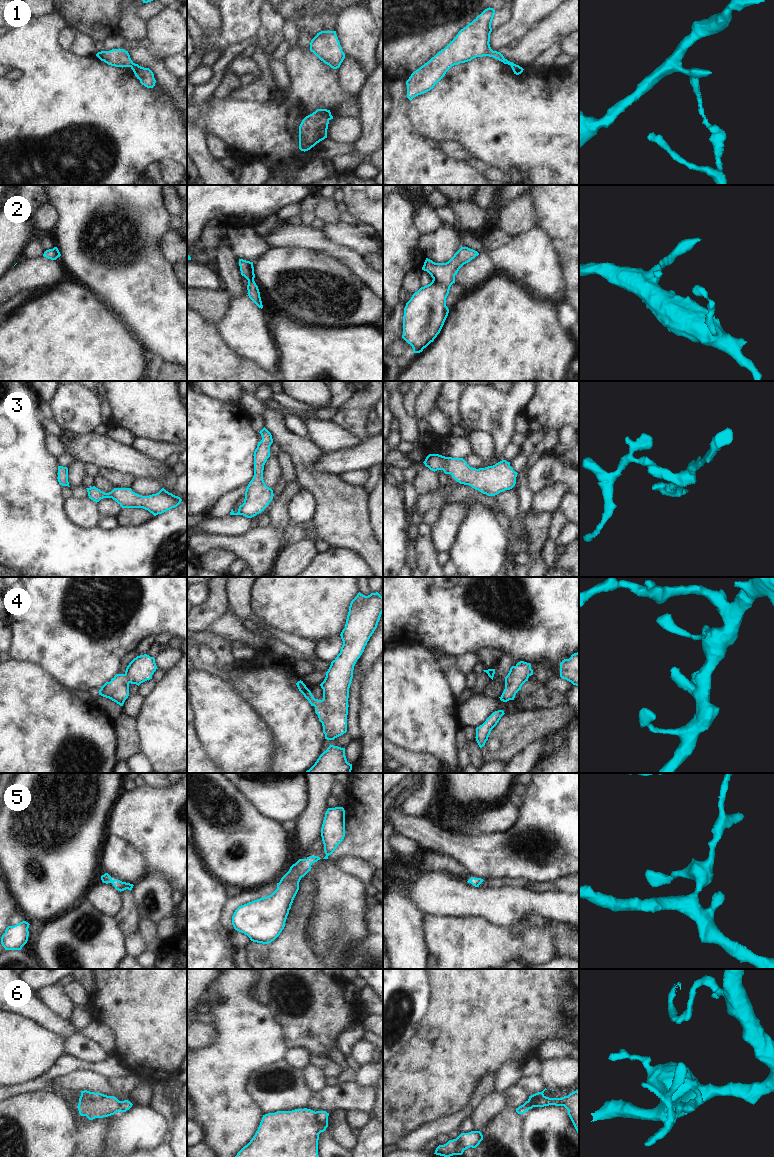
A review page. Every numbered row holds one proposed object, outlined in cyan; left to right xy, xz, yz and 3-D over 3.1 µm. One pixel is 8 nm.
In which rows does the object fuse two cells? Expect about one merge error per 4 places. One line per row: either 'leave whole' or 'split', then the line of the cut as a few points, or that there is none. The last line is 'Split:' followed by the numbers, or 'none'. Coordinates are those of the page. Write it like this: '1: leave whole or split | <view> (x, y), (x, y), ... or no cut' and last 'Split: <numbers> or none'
1: split | xy (134, 63), (131, 67)
2: leave whole | no cut
3: leave whole | no cut
4: leave whole | no cut
5: leave whole | no cut
6: split | xz (315, 1112), (315, 1121), (319, 1125), (319, 1133)
Split: 1, 6

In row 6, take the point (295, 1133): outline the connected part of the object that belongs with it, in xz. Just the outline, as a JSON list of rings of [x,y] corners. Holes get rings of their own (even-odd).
[[[307,1108],[263,1115],[253,1138],[235,1157],[319,1157],[320,1125],[315,1115],[315,1111]]]

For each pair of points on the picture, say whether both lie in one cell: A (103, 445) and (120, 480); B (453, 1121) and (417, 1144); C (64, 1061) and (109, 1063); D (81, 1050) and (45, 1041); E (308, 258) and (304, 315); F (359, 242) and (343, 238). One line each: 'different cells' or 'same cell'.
A: different cells
B: same cell
C: same cell
D: different cells
E: same cell
F: same cell

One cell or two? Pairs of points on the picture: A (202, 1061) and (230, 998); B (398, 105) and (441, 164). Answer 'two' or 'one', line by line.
A: one
B: one

